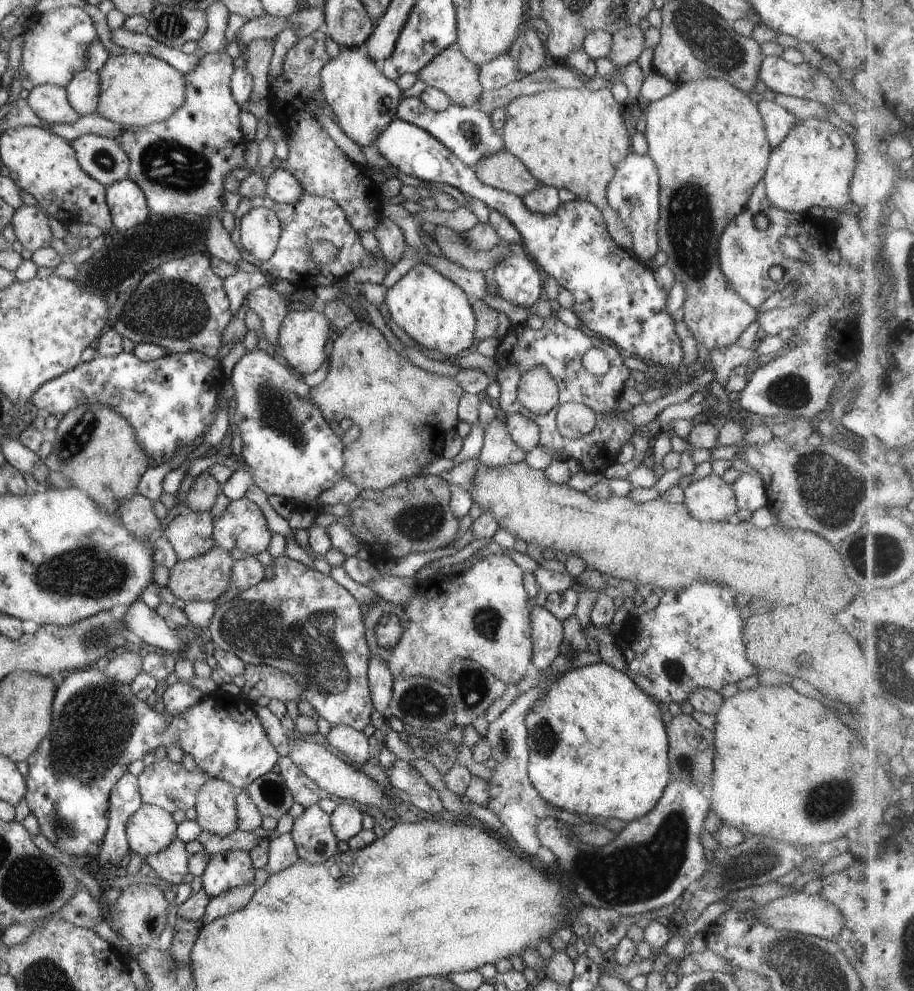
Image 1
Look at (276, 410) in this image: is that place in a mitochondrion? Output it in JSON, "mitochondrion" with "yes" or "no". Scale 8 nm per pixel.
{"mitochondrion":"yes"}

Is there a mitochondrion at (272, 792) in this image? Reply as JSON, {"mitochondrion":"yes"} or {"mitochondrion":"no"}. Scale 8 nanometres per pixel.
{"mitochondrion":"yes"}

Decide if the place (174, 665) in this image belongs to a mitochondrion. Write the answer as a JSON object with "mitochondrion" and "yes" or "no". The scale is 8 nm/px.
{"mitochondrion":"no"}

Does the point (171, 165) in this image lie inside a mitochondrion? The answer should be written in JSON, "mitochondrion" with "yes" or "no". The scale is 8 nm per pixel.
{"mitochondrion":"yes"}

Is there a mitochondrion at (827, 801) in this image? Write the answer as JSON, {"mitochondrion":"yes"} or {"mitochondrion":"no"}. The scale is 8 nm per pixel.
{"mitochondrion":"yes"}

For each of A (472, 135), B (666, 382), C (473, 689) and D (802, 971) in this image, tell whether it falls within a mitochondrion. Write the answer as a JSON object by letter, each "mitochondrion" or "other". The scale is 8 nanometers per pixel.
{"A":"other","B":"other","C":"mitochondrion","D":"mitochondrion"}

